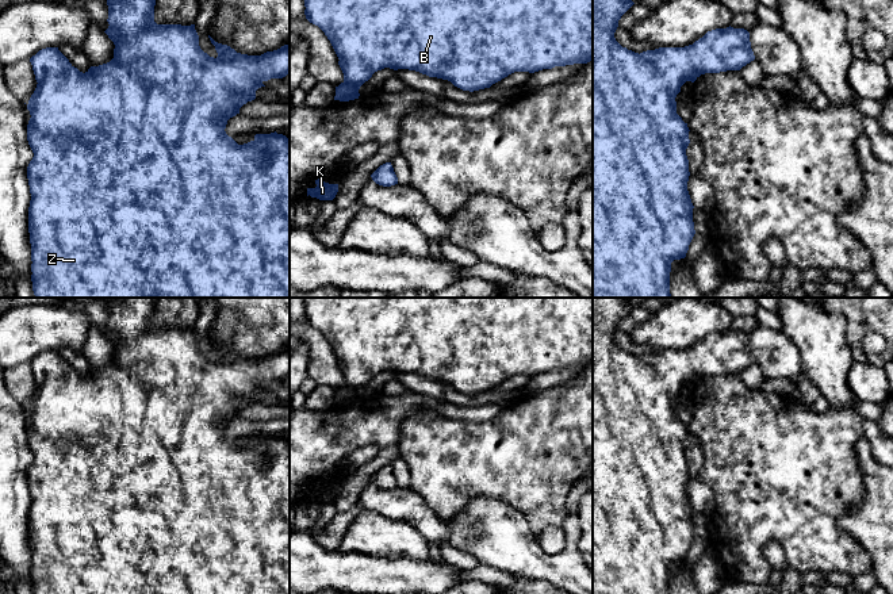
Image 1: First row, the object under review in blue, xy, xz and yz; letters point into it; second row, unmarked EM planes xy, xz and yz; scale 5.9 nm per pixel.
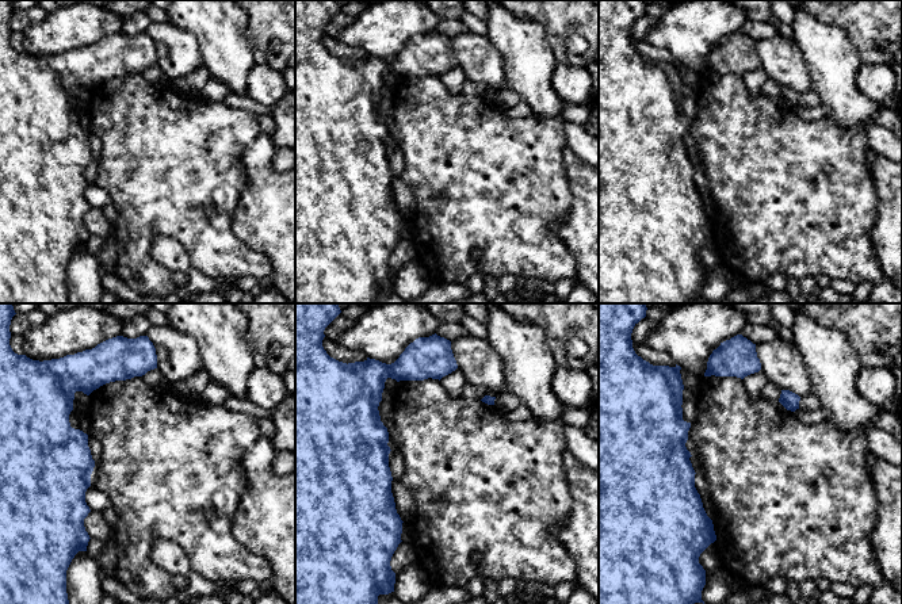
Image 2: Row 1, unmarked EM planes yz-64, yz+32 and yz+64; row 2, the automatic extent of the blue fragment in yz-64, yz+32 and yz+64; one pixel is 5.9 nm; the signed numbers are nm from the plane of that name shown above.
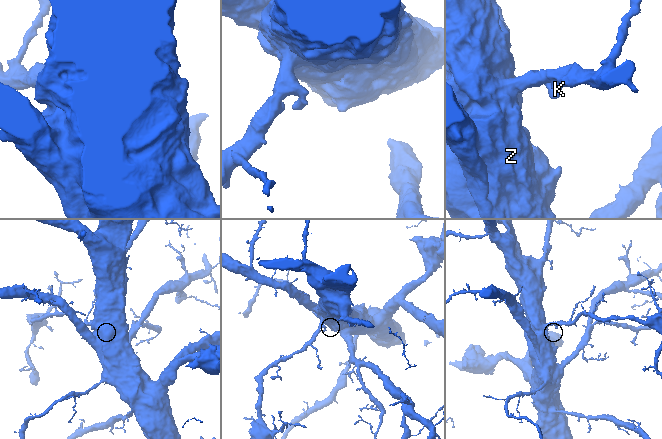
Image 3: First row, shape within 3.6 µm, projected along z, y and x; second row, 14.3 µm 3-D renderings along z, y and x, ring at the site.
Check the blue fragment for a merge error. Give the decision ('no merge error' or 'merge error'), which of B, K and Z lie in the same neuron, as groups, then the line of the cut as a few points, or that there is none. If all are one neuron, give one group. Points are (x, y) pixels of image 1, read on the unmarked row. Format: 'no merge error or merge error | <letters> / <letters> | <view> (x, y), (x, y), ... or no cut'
no merge error | B K Z | no cut

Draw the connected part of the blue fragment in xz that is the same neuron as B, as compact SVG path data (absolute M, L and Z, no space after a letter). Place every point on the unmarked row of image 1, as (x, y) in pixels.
M303 298L303 303L306 322L325 336L340 363L344 384L336 390L334 399L334 403L340 405L359 402L360 390L384 371L415 373L474 395L490 391L514 375L534 376L555 369L587 367L593 363L593 298Z

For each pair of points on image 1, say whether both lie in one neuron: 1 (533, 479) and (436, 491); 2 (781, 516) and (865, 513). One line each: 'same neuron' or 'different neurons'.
1: same neuron
2: different neurons

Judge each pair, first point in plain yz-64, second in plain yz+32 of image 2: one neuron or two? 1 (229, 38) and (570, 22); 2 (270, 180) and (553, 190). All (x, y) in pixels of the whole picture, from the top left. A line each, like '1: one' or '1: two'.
1: two
2: two

